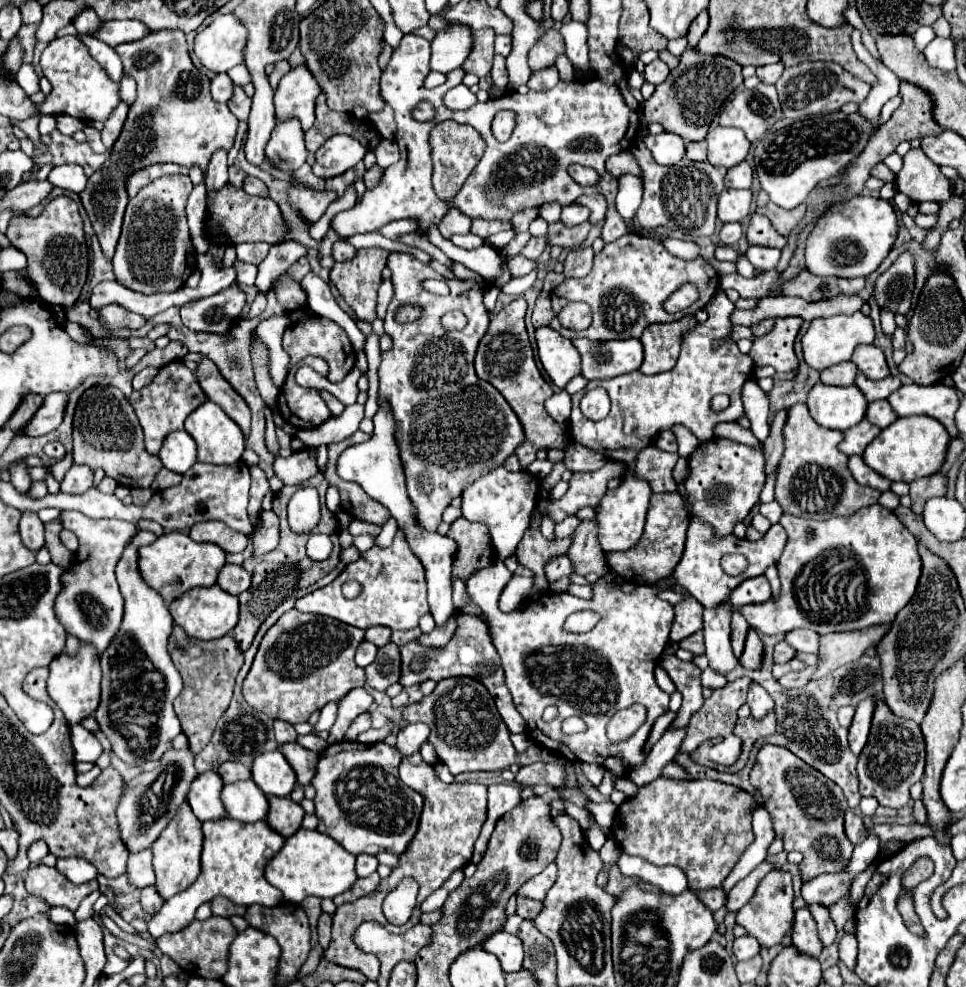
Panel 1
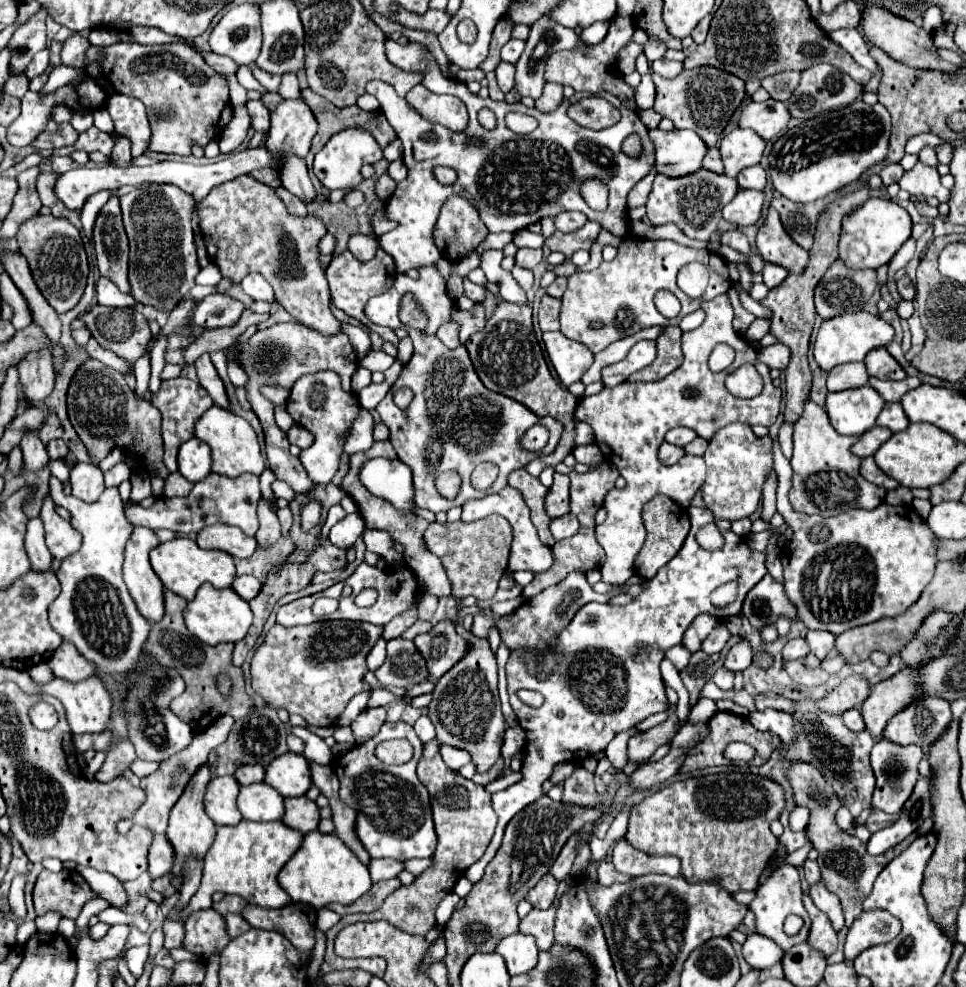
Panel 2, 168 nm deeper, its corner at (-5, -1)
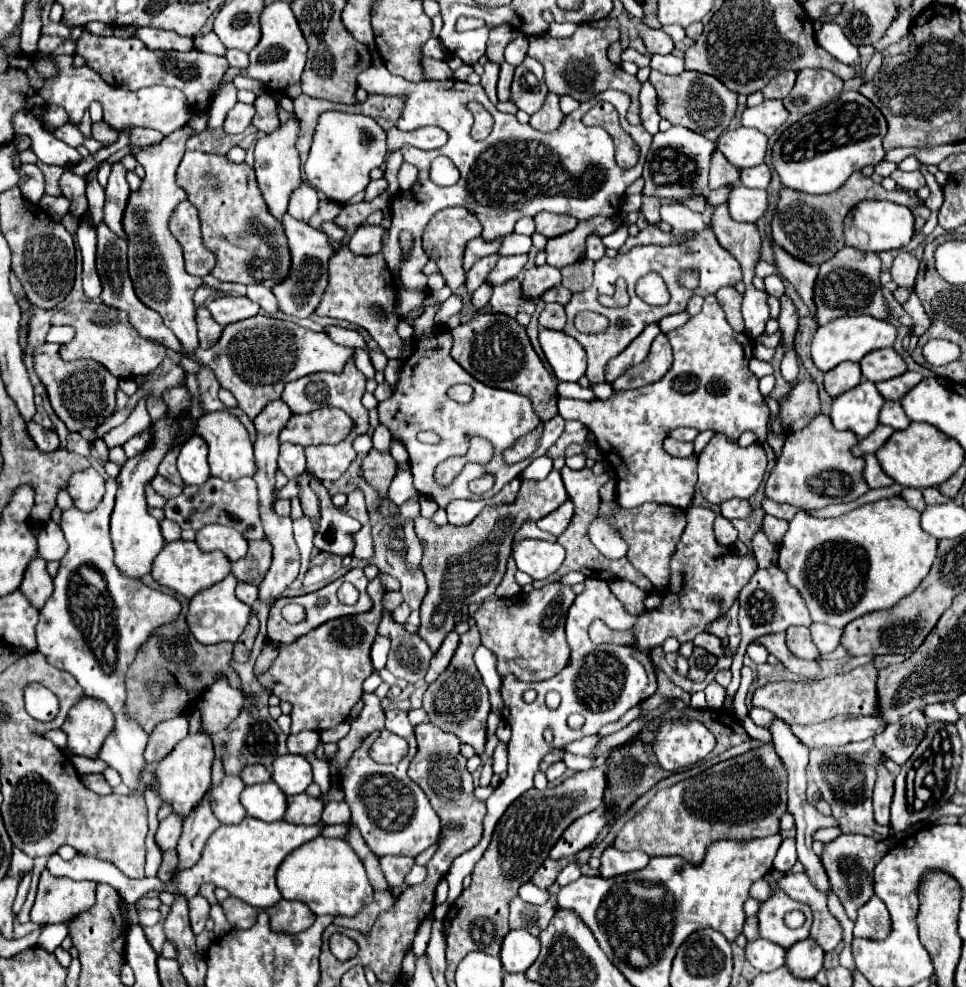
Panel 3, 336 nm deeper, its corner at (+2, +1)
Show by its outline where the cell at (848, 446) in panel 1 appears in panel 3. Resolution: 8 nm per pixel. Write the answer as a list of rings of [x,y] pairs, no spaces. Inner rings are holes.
[[[879,425],[873,433],[869,433],[869,437],[859,439],[859,443],[851,449],[851,453],[857,455],[857,457],[861,457],[861,455],[865,455],[865,453],[875,453],[891,435],[893,435],[893,429],[891,429],[891,427]]]

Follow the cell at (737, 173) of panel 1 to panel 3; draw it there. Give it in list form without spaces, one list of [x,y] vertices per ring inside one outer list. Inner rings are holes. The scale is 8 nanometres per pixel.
[[[757,165],[749,169],[741,169],[741,183],[751,189],[767,189],[771,179],[771,171],[767,165]]]

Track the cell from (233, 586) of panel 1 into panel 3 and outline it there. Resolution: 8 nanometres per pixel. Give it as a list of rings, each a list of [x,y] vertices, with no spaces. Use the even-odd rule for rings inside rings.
[[[239,581],[237,583],[237,597],[243,601],[243,603],[247,603],[247,605],[253,605],[253,601],[257,599],[257,587],[255,585],[251,585],[251,583],[243,583],[243,581]]]

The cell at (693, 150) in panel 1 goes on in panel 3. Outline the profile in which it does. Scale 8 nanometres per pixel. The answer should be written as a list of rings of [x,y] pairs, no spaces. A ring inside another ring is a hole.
[[[719,151],[711,155],[711,167],[709,167],[709,189],[719,189],[723,185],[735,185],[739,183],[739,169],[729,165],[729,161],[723,159]]]

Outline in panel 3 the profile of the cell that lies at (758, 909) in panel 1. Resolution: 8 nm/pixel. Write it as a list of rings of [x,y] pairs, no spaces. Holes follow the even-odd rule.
[[[773,869],[769,875],[765,875],[763,879],[769,883],[771,887],[771,893],[769,897],[761,903],[759,907],[759,913],[757,913],[757,919],[759,919],[759,935],[763,939],[769,939],[777,945],[781,945],[783,949],[789,949],[795,941],[801,941],[805,937],[809,937],[809,929],[811,929],[811,913],[809,913],[809,907],[793,901],[787,897],[787,893],[783,891],[777,891],[777,881],[783,879],[785,873]],[[793,909],[799,909],[807,915],[807,921],[803,927],[799,929],[789,929],[785,923],[783,923],[783,915],[793,911]]]

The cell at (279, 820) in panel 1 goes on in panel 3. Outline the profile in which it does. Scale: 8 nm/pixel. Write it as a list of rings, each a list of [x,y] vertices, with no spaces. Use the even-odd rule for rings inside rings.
[[[305,793],[291,795],[287,797],[287,813],[283,819],[295,825],[317,825],[317,821],[321,821],[321,811],[323,811],[321,799],[313,799]]]

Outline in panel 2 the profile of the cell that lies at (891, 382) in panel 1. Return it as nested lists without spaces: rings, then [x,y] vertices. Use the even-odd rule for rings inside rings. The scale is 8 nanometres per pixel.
[[[870,377],[868,385],[874,387],[882,395],[884,401],[900,401],[906,391],[920,385],[920,379],[912,377],[912,379],[904,379],[904,381],[882,381],[882,379]]]

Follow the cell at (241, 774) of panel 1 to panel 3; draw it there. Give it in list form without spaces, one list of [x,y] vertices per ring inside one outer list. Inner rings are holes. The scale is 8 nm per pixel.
[[[247,765],[247,767],[241,771],[239,777],[243,779],[245,785],[255,785],[255,783],[265,783],[265,781],[269,781],[269,779],[271,779],[271,773],[269,773],[269,769],[267,769],[265,765]]]

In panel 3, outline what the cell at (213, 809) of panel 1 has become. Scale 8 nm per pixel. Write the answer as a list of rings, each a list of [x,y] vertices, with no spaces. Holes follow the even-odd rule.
[[[225,775],[223,781],[217,787],[213,787],[211,809],[221,823],[225,823],[225,825],[241,823],[243,817],[247,815],[245,809],[239,805],[241,789],[245,789],[243,781],[239,777],[231,777],[231,775]]]

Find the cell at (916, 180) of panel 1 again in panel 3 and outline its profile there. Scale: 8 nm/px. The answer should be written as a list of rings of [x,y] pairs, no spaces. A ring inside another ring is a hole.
[[[897,169],[891,177],[897,183],[897,187],[901,187],[901,189],[921,189],[921,187],[925,187],[925,179],[923,179],[921,171],[905,173],[905,171]]]

